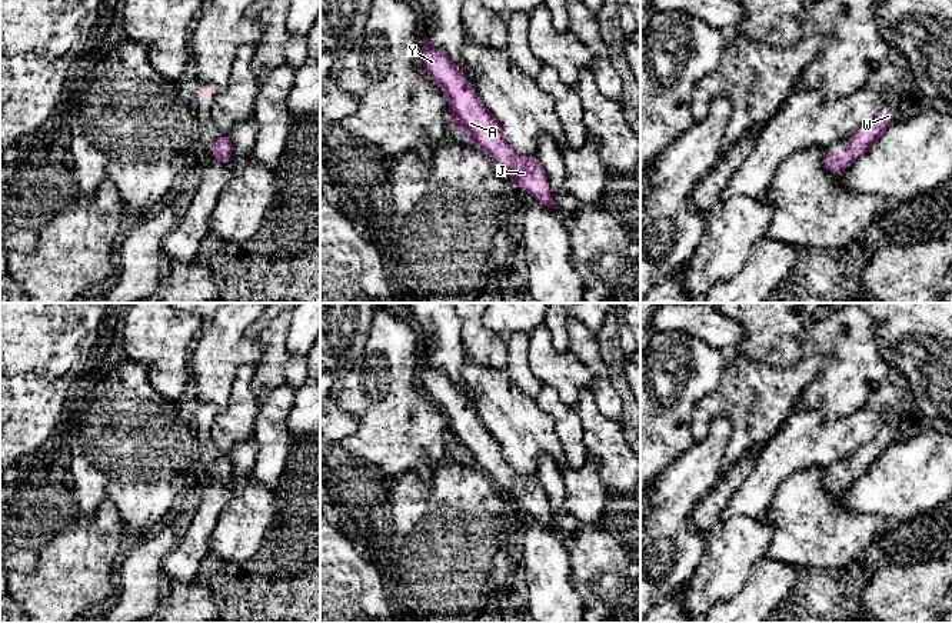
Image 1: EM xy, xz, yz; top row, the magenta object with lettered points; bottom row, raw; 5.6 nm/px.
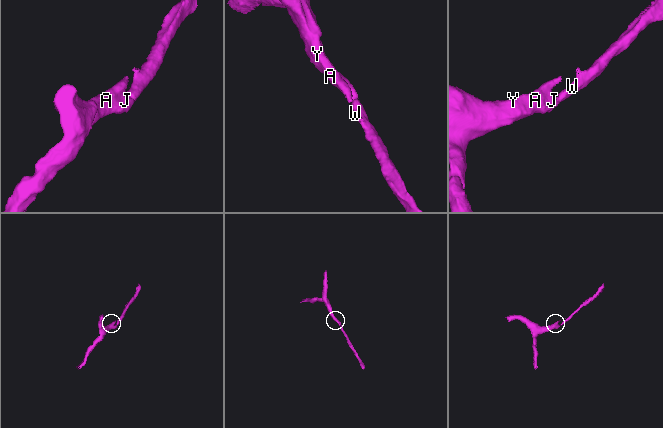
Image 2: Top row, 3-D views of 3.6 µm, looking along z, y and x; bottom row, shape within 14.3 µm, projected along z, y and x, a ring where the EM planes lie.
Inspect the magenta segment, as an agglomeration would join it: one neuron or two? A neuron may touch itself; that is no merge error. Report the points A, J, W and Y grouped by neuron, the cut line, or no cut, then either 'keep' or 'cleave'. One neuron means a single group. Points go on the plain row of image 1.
A J W Y; no cut; keep

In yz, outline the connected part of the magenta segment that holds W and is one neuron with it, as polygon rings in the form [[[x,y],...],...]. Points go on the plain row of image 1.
[[[886,430],[878,434],[872,442],[858,449],[852,456],[846,459],[849,472],[826,472],[823,476],[823,486],[830,494],[839,494],[849,487],[858,477],[868,472],[868,469],[878,460],[885,450],[896,443],[895,433]]]

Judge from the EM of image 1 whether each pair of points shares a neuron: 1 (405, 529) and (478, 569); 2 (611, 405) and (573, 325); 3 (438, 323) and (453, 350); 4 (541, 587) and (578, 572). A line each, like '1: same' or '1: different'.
1: same
2: same
3: same
4: different

